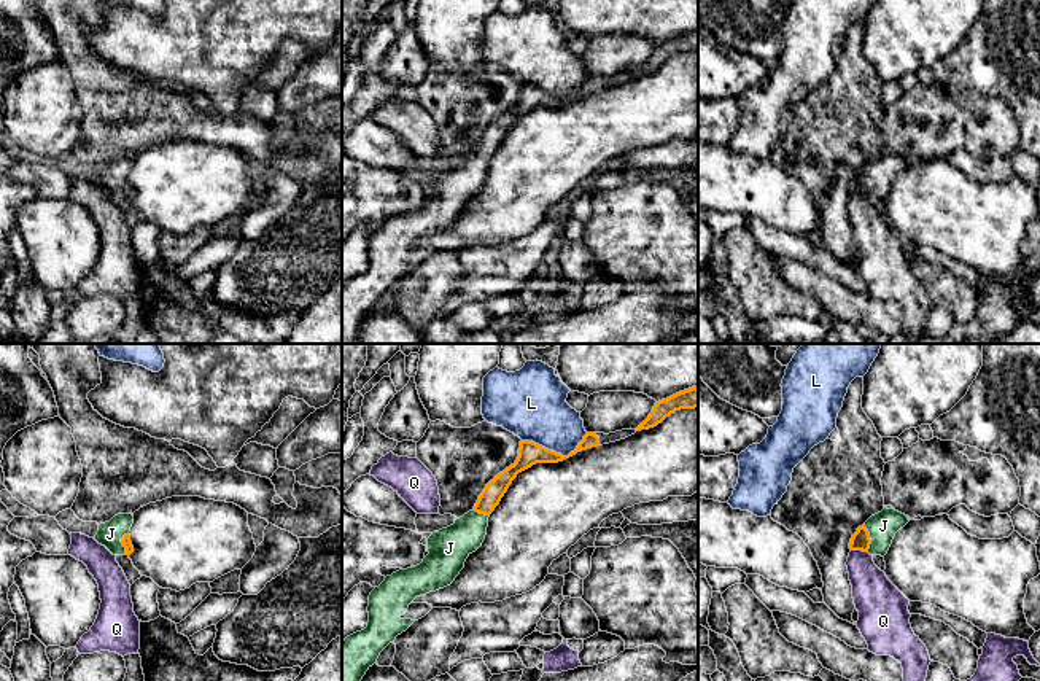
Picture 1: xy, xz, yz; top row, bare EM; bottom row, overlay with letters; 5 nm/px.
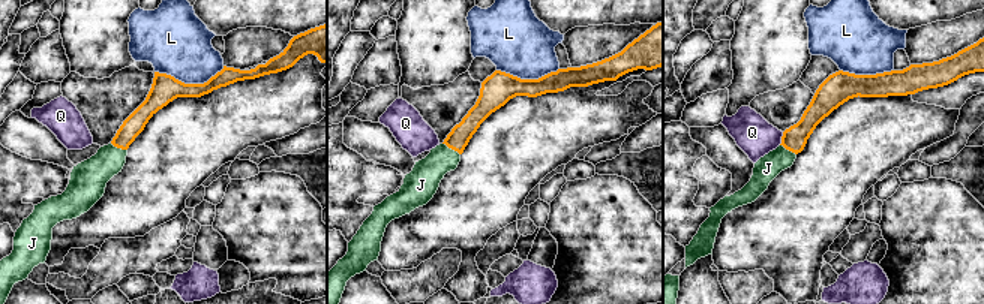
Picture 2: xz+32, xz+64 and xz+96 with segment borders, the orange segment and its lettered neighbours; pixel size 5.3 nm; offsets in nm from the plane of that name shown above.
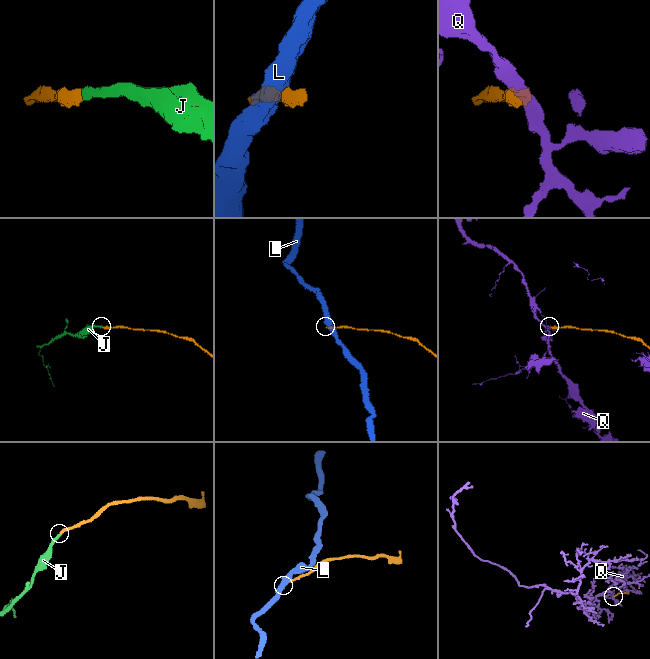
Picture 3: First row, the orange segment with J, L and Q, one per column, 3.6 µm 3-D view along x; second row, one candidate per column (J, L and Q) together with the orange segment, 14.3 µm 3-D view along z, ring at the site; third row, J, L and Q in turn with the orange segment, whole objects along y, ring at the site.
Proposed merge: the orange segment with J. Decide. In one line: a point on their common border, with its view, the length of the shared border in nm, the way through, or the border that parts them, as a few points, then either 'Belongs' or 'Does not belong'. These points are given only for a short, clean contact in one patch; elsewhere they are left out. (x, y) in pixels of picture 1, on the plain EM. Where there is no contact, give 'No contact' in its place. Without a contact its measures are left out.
Touches orange at yz (869, 182). Shared border 140 nm. Path across: yz (861, 183), (869, 182), (883, 169). Belongs

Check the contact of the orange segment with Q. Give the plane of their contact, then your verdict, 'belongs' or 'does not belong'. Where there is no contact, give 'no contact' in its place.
meets orange in yz; does not belong

